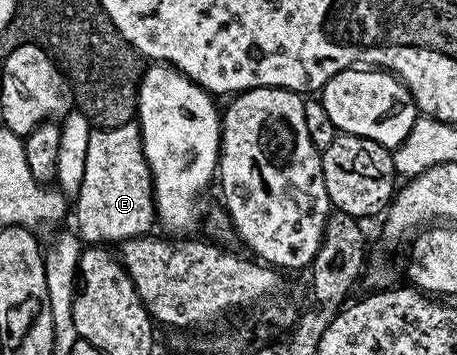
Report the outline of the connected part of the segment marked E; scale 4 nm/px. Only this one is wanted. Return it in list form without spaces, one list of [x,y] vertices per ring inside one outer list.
[[[137,121],[120,127],[91,129],[84,178],[74,198],[74,212],[75,208],[75,227],[86,244],[108,244],[112,242],[110,240],[123,242],[153,231],[152,226],[156,224],[155,192]]]

